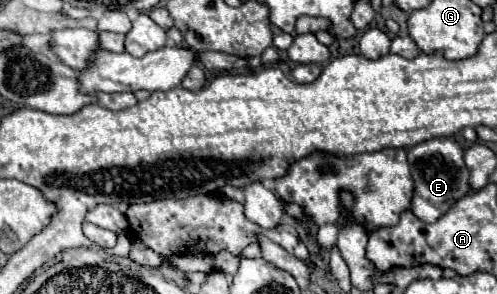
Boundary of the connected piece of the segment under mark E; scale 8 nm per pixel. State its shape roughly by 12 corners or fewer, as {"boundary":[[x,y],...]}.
{"boundary":[[453,137],[411,147],[411,211],[437,221],[471,191]]}

